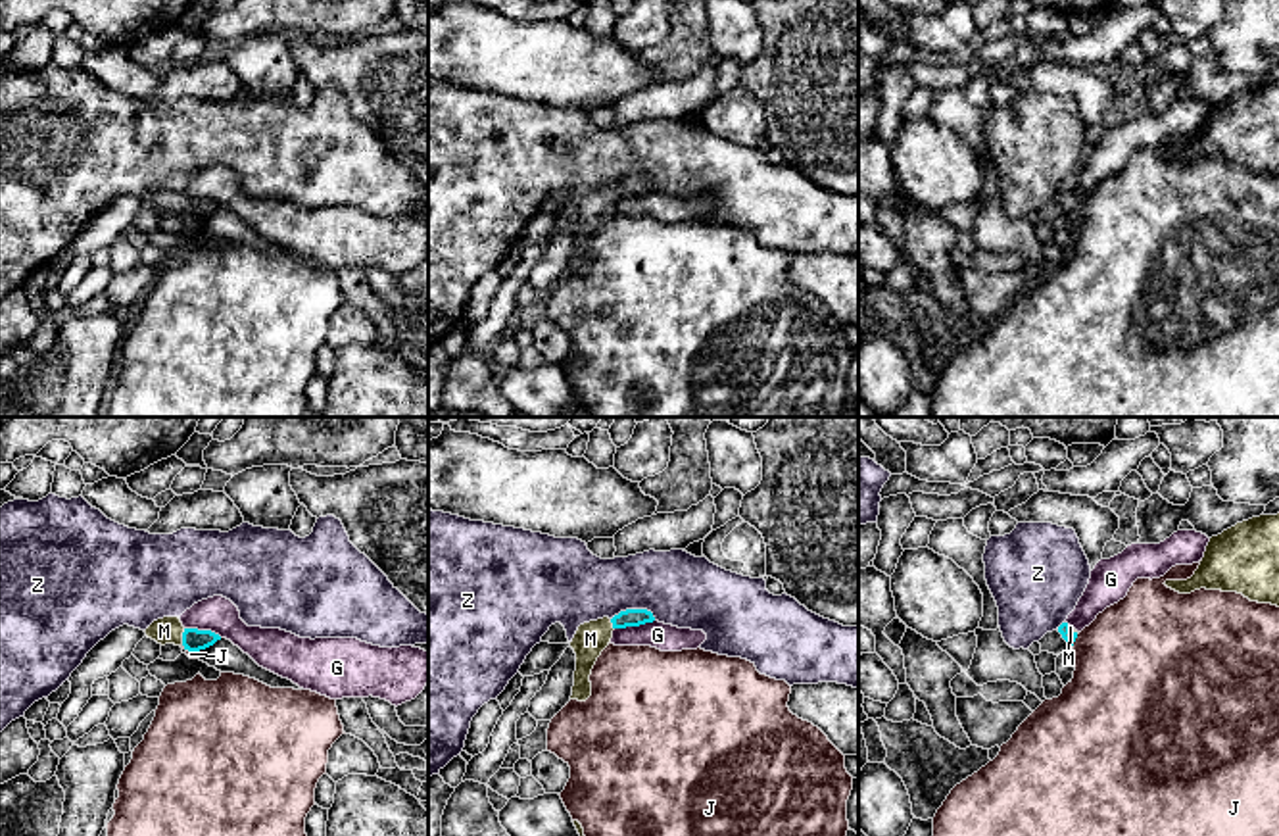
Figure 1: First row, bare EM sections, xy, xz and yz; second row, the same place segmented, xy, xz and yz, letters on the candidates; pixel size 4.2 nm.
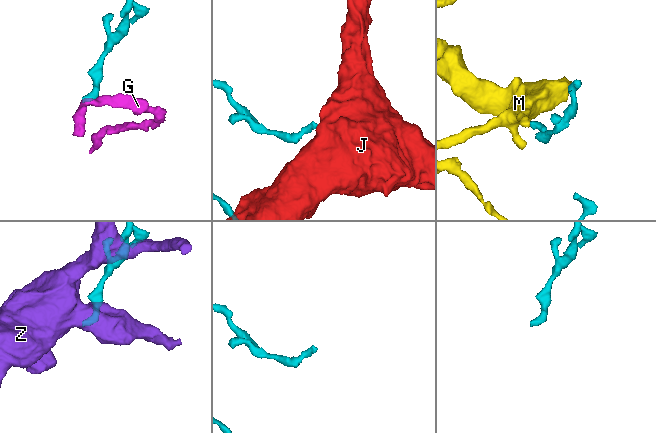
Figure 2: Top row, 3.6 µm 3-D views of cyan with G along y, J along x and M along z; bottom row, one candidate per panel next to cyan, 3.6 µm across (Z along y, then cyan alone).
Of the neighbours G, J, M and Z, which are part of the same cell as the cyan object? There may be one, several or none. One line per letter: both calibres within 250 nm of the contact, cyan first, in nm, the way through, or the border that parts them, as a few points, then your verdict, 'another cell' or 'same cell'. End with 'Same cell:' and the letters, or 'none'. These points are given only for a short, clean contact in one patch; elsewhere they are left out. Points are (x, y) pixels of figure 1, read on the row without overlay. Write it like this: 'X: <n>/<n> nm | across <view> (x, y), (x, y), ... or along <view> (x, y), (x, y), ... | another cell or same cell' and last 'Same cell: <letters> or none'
G: 80/110 nm | along xz (653, 189), (615, 198) | another cell
J: 50/460 nm | along yz (1078, 204), (1072, 214) | another cell
M: 90/110 nm | across xy (193, 208), (183, 206), (164, 200) | same cell
Z: 80/300 nm | another cell
Same cell: M

